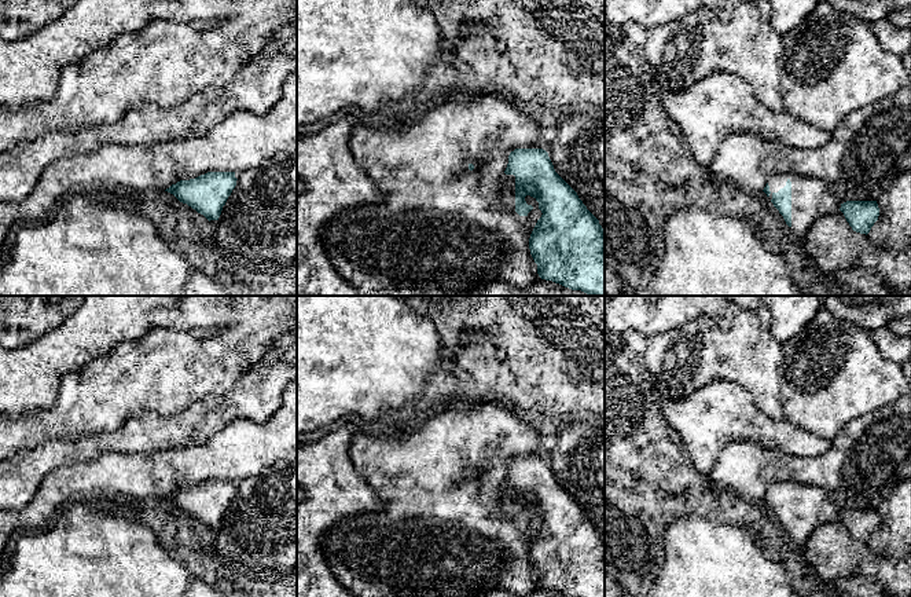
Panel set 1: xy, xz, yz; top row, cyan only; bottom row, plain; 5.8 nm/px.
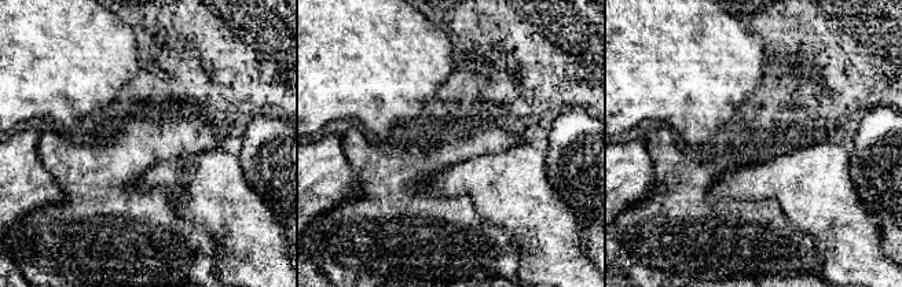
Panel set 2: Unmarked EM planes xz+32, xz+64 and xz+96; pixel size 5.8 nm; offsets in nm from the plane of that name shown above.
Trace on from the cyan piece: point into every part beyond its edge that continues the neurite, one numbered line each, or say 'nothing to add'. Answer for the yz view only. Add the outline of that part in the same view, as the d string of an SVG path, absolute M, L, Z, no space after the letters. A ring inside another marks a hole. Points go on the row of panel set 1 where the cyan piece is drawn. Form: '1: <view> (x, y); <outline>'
1: yz (811, 198); M776 173L768 180L769 199L791 182L791 231L805 237L812 224L822 216L838 212L835 195L822 180L791 173Z

